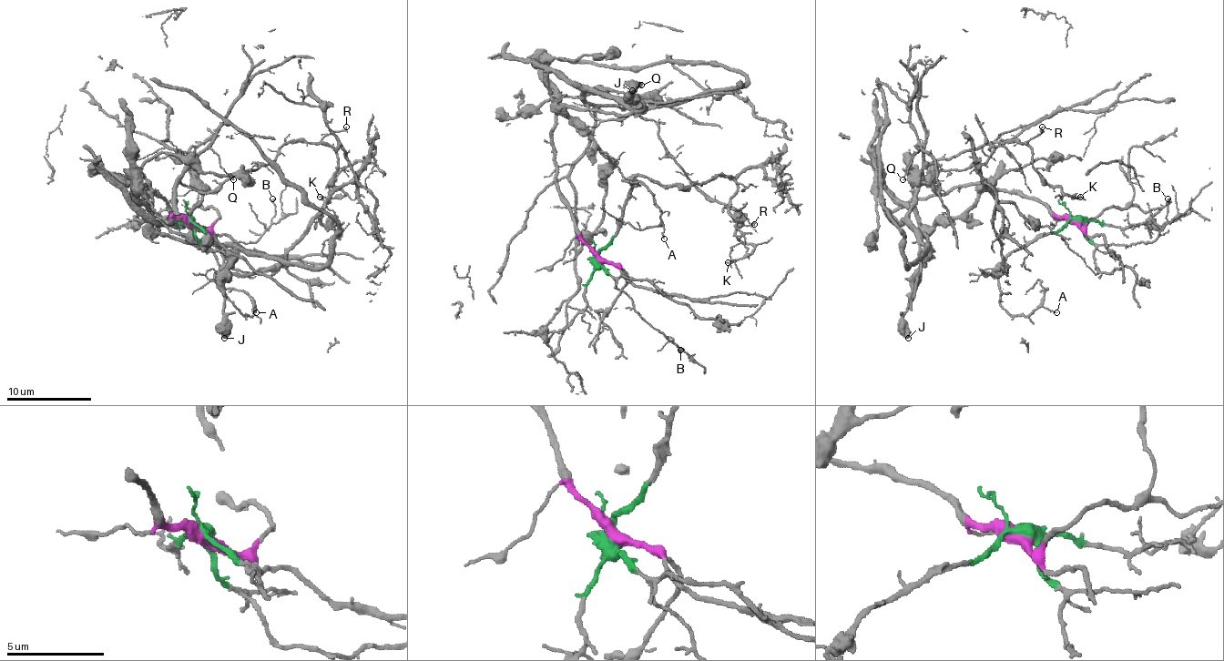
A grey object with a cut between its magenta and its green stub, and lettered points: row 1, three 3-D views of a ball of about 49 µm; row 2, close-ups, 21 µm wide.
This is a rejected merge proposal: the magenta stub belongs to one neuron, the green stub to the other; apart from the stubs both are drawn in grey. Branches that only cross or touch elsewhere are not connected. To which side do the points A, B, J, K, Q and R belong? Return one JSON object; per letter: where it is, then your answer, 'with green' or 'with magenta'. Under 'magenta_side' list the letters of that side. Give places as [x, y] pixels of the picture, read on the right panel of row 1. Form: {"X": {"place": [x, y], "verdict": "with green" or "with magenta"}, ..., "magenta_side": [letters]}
{"A": {"place": [1056, 312], "verdict": "with green"}, "B": {"place": [1167, 198], "verdict": "with green"}, "J": {"place": [908, 338], "verdict": "with magenta"}, "K": {"place": [1080, 197], "verdict": "with magenta"}, "Q": {"place": [902, 179], "verdict": "with magenta"}, "R": {"place": [1042, 127], "verdict": "with magenta"}, "magenta_side": ["J", "K", "Q", "R"]}

